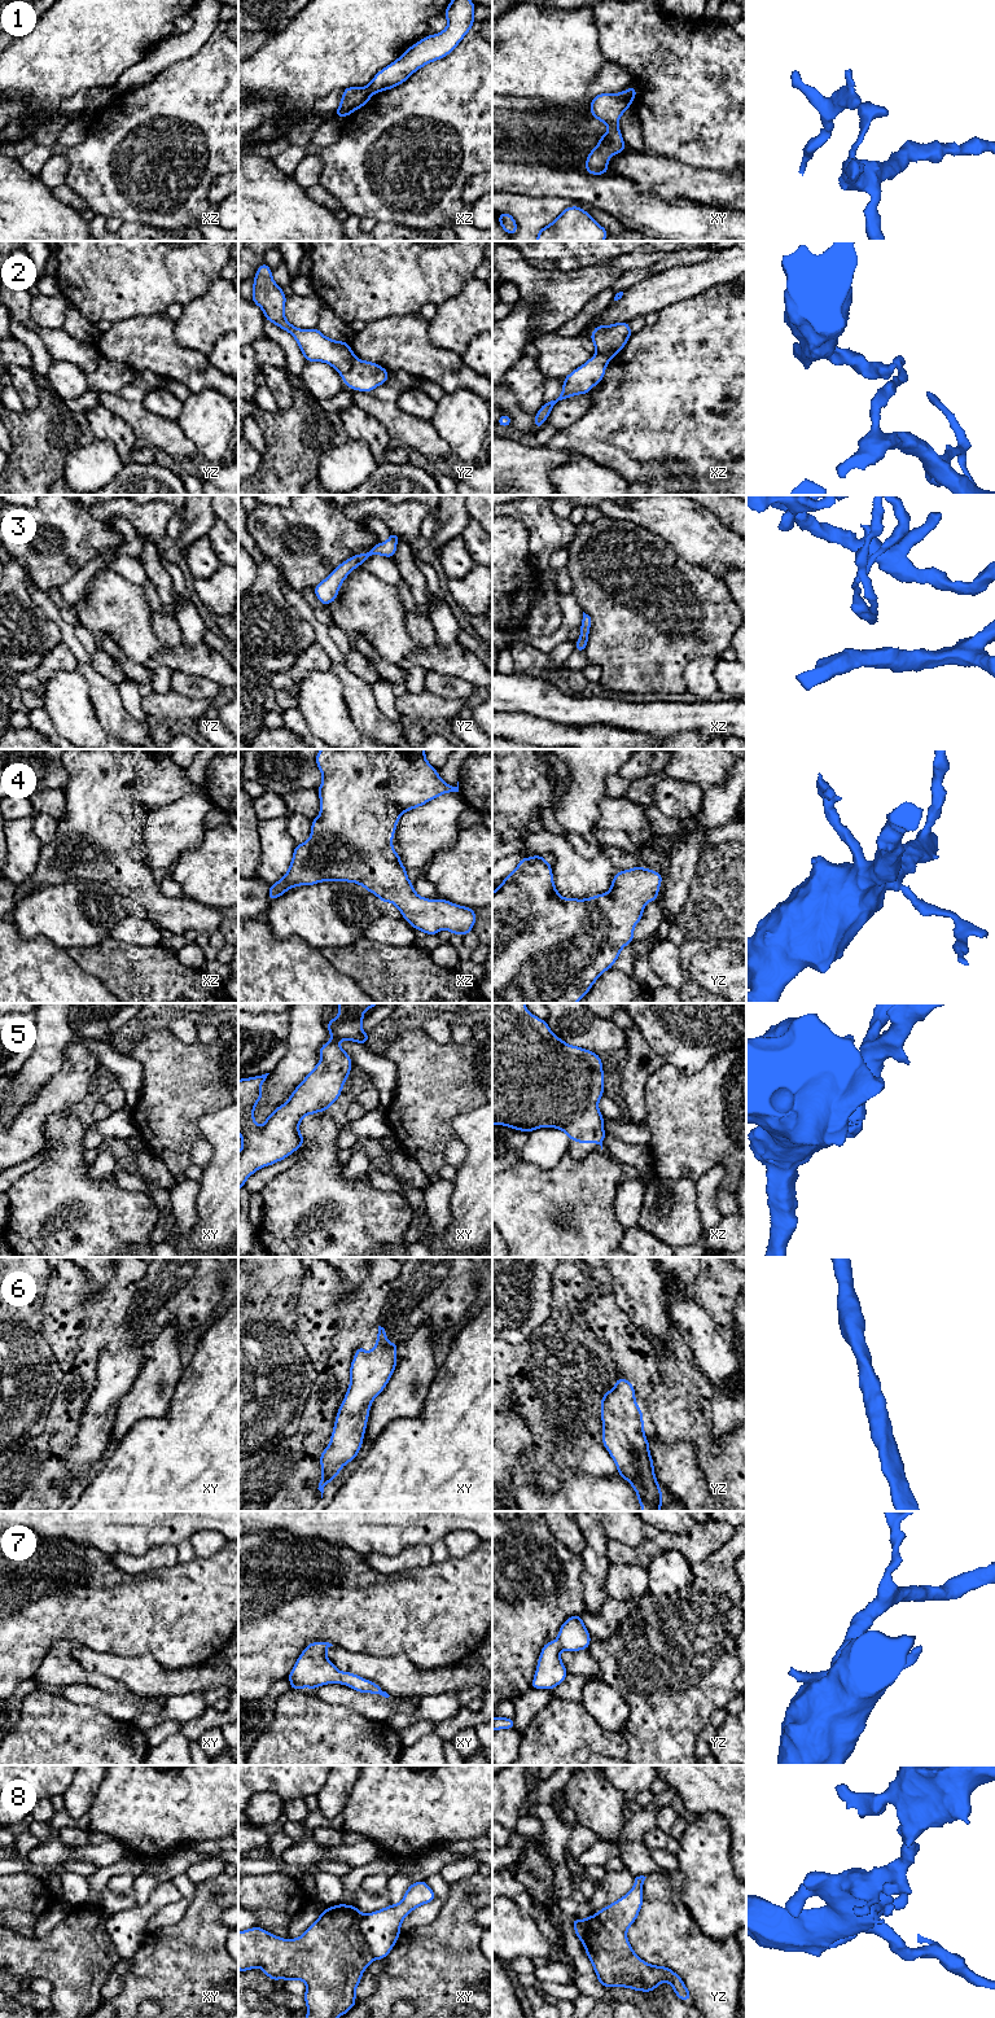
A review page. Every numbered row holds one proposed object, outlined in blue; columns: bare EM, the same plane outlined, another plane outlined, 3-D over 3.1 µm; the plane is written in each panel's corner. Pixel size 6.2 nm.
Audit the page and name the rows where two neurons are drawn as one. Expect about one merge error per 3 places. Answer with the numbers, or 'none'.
1, 2, 3, 8

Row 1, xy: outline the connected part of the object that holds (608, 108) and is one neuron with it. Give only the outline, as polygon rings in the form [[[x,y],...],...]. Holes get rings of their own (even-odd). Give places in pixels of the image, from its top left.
[[[623,92],[600,93],[591,100],[591,117],[608,126],[608,132],[600,136],[599,144],[586,158],[586,172],[592,175],[608,174],[608,163],[612,156],[623,152],[626,144],[618,123],[621,115],[631,106]]]

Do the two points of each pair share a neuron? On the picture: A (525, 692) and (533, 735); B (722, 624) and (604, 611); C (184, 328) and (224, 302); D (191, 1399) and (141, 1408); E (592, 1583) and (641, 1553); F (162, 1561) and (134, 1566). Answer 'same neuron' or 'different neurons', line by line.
A: different neurons
B: same neuron
C: same neuron
D: different neurons
E: different neurons
F: same neuron

